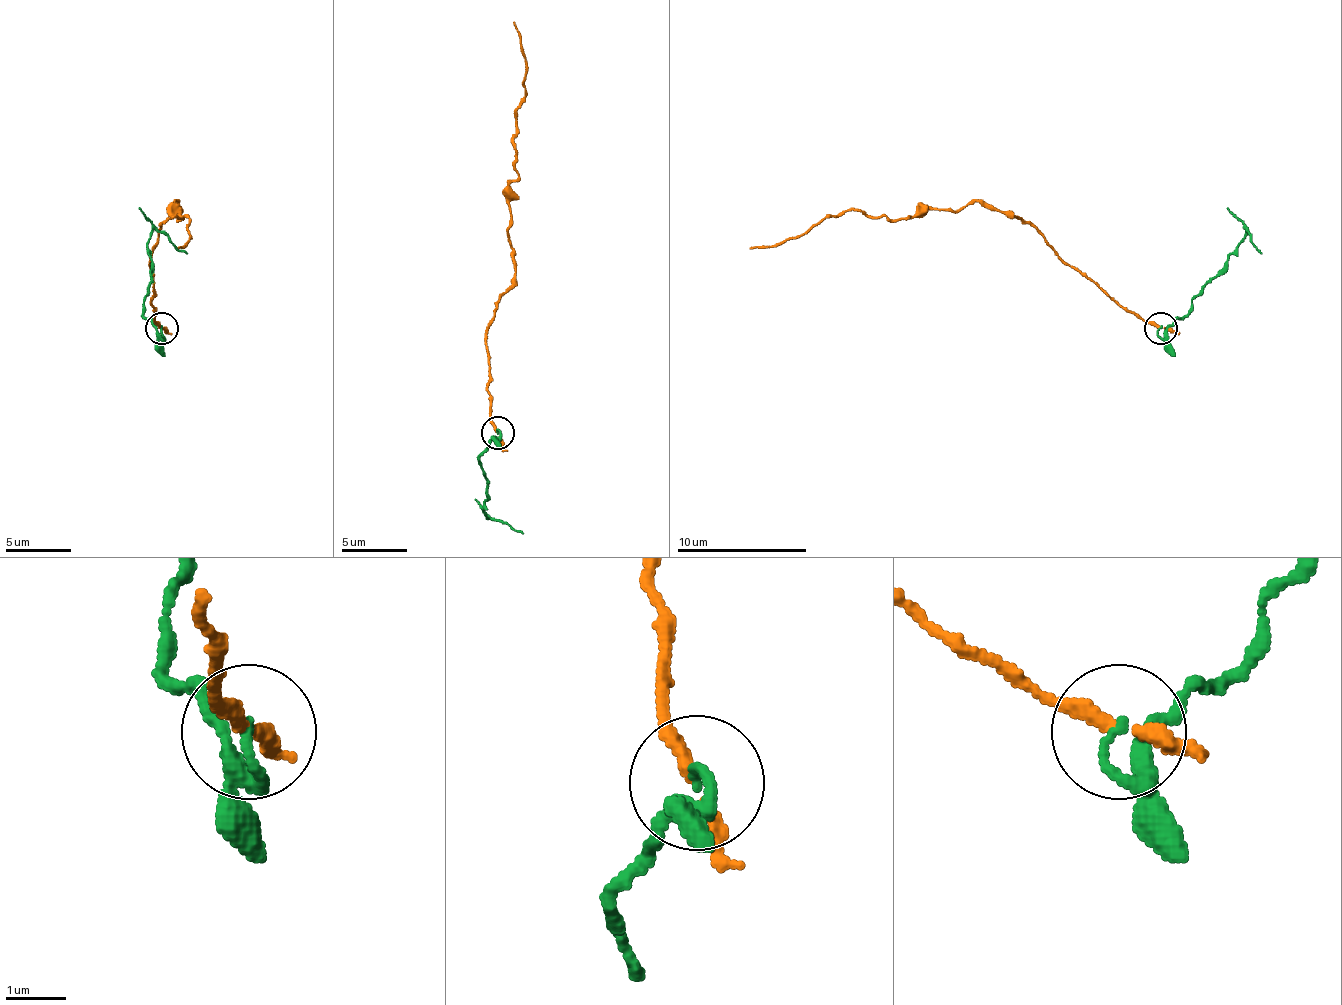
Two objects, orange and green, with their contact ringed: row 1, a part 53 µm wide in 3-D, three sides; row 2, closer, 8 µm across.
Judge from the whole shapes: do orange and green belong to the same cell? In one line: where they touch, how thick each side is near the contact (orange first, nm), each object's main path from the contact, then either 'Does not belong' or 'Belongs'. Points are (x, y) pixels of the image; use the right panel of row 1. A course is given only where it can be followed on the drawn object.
Place: (1160, 328). Thickness 220 nm (orange) against 140 nm. Course of orange: (1160, 329), (1117, 306), (1013, 215), (977, 202), (895, 221), (840, 211), (794, 238), (749, 247). Course of green: (1160, 329), (1186, 316), (1209, 280), (1248, 231), (1261, 254). Does not belong

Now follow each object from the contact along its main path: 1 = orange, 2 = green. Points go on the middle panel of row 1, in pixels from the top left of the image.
1: (497, 432), (487, 389), (487, 324), (510, 285), (516, 112), (526, 89), (526, 66), (513, 21)
2: (497, 432), (480, 458), (487, 481), (484, 513), (523, 533)

